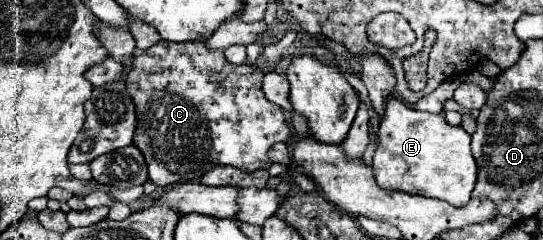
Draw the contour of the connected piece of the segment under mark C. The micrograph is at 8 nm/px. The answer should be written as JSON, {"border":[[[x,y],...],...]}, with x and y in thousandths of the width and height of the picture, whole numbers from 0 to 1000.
{"border":[[[295,167],[273,208],[254,208],[232,308],[232,367],[250,433],[254,483],[247,600],[269,658],[276,750],[298,783],[324,758],[368,758],[368,733],[394,692],[431,692],[449,717],[497,700],[494,625],[508,592],[534,600],[541,575],[541,542],[527,508],[519,450],[508,450],[508,433],[486,408],[479,292],[453,267],[420,267],[413,217],[383,208],[379,167],[331,183]]]}

